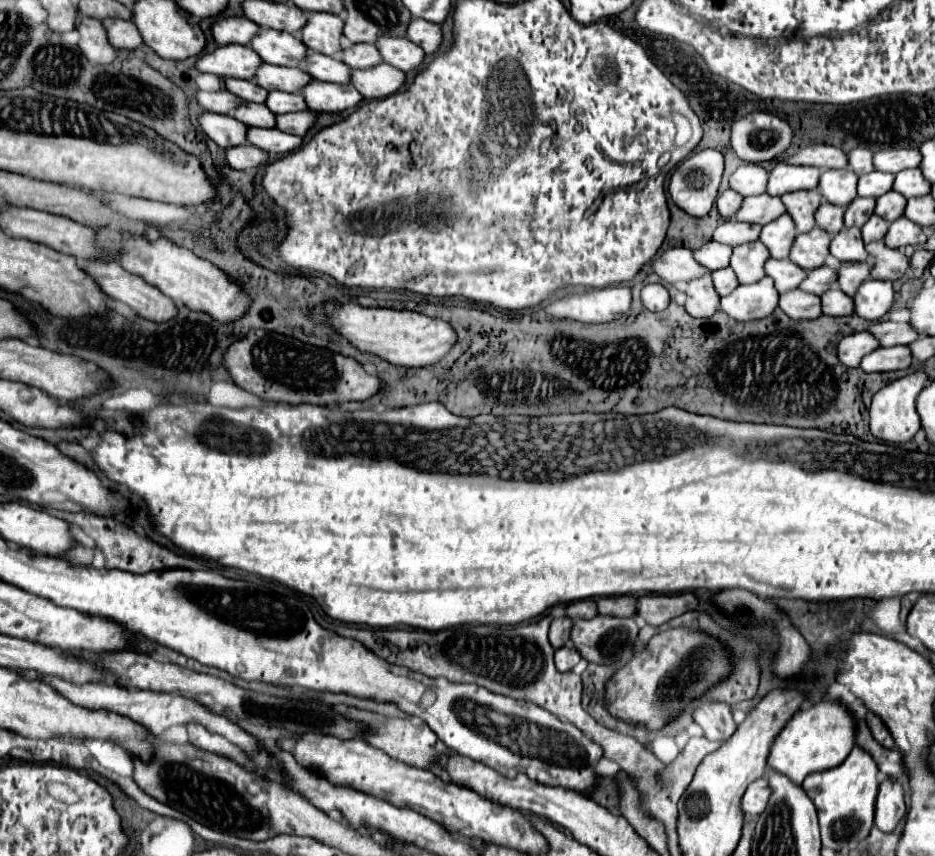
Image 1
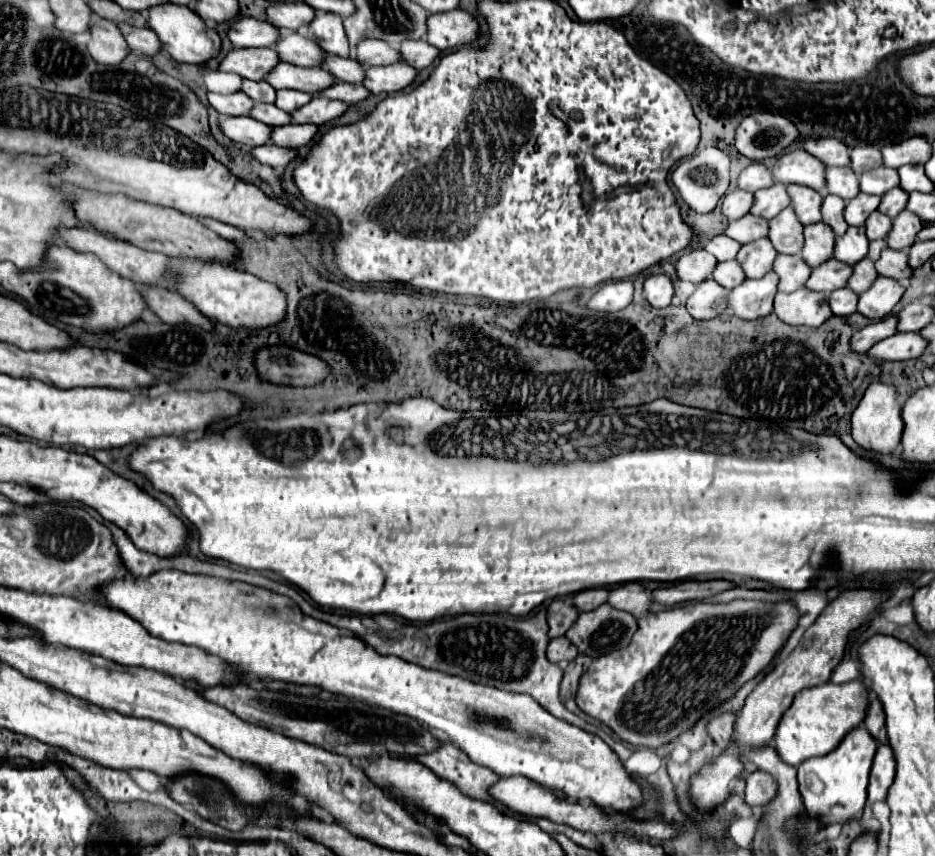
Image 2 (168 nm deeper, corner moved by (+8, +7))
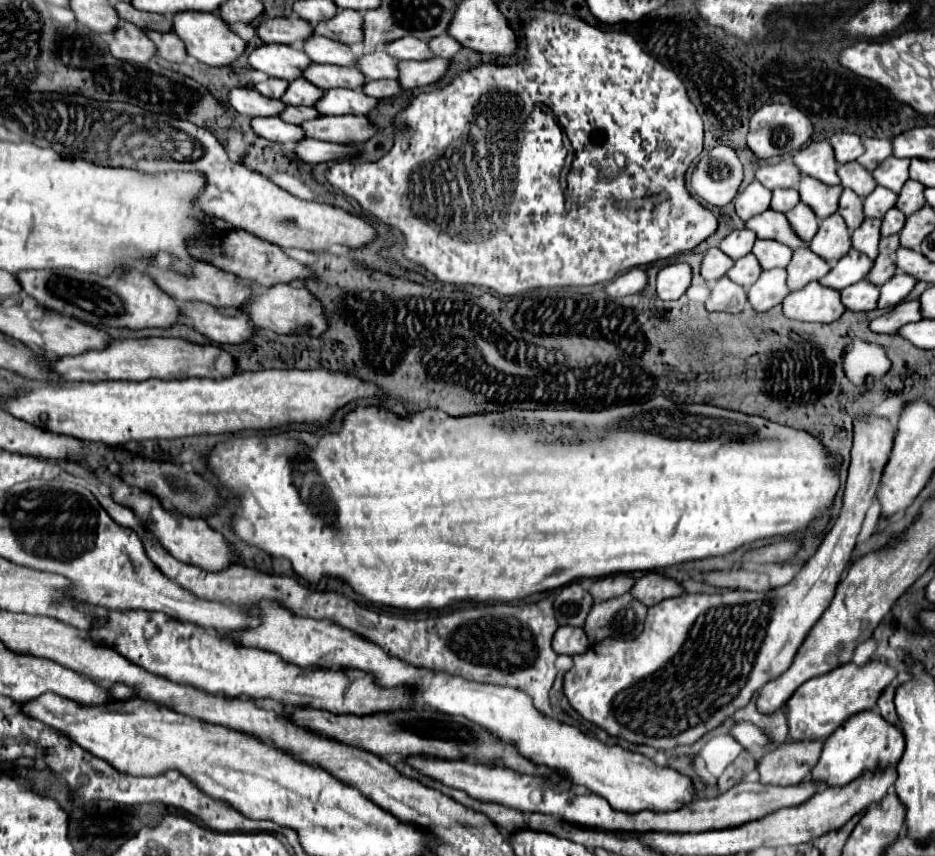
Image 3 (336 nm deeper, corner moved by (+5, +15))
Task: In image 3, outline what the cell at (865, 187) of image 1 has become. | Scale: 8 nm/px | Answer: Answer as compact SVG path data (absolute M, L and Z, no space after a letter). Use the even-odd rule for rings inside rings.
M887 157L879 167L871 173L877 185L883 185L895 193L903 187L903 183L909 179L909 159L897 159L897 157Z

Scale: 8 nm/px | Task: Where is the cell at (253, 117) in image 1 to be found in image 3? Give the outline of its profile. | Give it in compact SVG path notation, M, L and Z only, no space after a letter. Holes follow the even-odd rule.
M299 105L299 107L285 107L279 117L281 117L283 121L287 121L287 123L301 125L301 123L307 121L307 119L319 117L319 113L317 113L315 107L303 107L303 105Z

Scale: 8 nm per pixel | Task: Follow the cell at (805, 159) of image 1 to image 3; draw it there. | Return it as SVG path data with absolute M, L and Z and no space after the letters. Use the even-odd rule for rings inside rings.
M835 133L835 135L829 137L829 143L831 143L833 151L835 151L837 163L855 161L863 153L863 145L861 145L861 137L859 135Z

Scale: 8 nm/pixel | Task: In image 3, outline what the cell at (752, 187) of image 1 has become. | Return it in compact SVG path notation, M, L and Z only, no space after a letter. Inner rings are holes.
M781 161L777 165L763 165L757 169L755 179L763 183L767 189L775 187L795 187L799 183L799 169L791 165L791 161Z

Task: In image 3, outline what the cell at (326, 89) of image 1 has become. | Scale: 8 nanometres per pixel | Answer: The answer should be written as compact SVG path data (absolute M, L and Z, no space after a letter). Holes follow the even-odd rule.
M367 81L361 91L369 97L375 97L375 99L383 99L383 97L393 97L401 91L399 83L397 81Z

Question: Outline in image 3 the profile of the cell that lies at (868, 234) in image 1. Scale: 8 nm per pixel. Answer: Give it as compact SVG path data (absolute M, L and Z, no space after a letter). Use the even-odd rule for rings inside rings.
M893 207L881 219L881 235L887 237L887 235L893 235L893 233L899 233L903 229L903 225L905 225L905 215L899 209Z

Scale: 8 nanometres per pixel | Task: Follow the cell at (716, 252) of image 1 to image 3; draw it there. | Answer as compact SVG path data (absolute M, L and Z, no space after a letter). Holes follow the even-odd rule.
M739 229L739 231L731 231L721 243L719 249L729 255L731 259L739 259L747 253L751 253L753 243L755 243L755 233L751 233L749 229Z

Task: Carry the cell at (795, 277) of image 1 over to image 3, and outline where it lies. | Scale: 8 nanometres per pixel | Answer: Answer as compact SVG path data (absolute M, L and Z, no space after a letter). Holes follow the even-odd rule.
M801 247L793 251L793 259L787 265L787 287L791 291L801 289L809 281L819 281L831 267L827 265L825 259L815 255L809 247Z

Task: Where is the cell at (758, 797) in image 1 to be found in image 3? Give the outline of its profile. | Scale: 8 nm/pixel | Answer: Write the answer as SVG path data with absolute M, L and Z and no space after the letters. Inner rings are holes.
M783 743L757 763L759 781L765 785L797 785L813 769L823 743Z

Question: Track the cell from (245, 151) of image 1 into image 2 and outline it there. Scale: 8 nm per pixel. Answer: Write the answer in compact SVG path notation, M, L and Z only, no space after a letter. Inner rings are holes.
M262 145L254 147L252 155L270 167L288 167L288 163L296 161L298 151L296 149L286 149L286 147L276 147L276 145Z

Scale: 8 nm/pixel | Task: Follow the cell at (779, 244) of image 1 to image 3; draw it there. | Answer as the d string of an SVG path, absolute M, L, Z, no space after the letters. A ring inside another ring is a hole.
M799 201L789 213L787 213L787 221L791 225L791 229L795 231L795 235L809 243L813 239L813 235L817 233L817 227L819 227L819 221L815 217L815 213L809 209L809 205L805 205L803 201Z

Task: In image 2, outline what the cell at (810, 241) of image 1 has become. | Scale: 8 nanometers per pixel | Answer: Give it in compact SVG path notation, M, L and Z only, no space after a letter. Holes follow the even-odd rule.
M812 223L808 227L804 227L804 249L802 249L802 257L810 267L822 265L824 261L834 257L834 241L836 235L832 231L830 225L826 223Z

